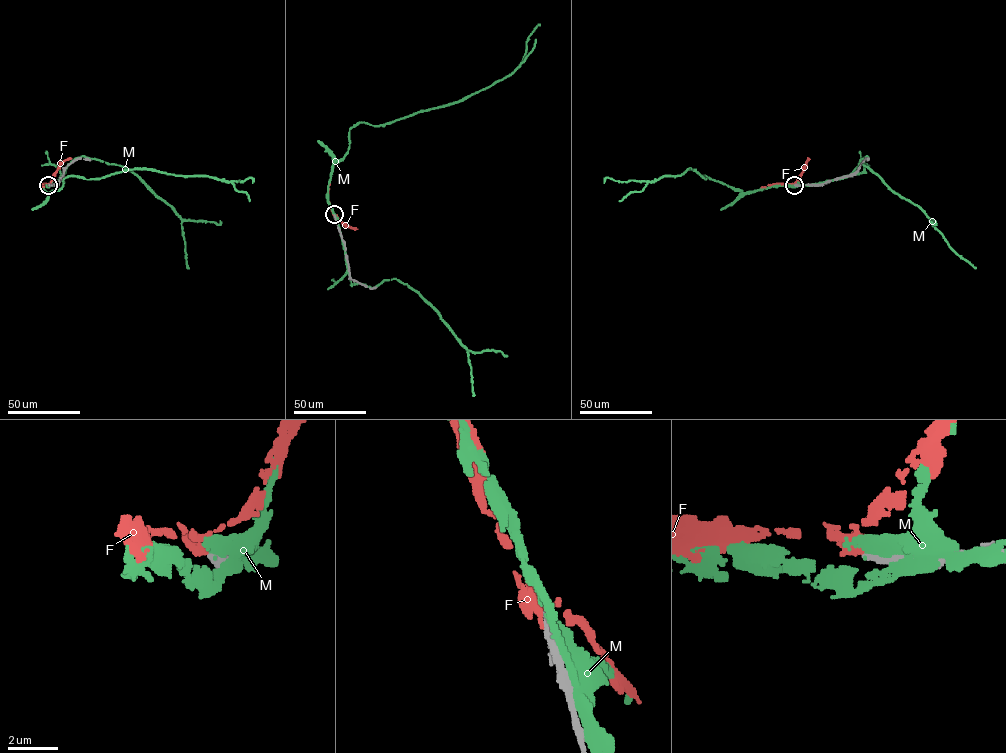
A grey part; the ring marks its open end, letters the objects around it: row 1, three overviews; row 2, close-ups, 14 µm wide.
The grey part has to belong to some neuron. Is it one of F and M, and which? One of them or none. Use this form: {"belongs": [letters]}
{"belongs": ["F"]}

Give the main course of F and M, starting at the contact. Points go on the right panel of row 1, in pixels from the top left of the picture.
F: (795, 185), (809, 158)
M: (797, 185), (742, 192), (702, 175), (705, 179), (691, 168), (654, 181), (607, 177), (604, 183)

